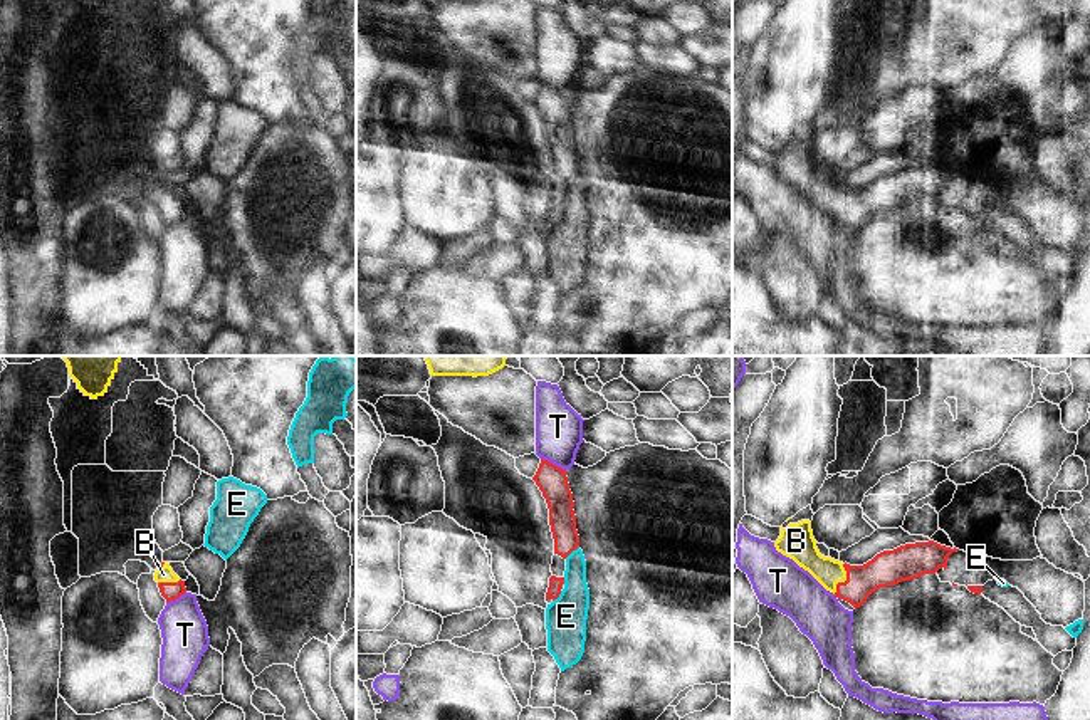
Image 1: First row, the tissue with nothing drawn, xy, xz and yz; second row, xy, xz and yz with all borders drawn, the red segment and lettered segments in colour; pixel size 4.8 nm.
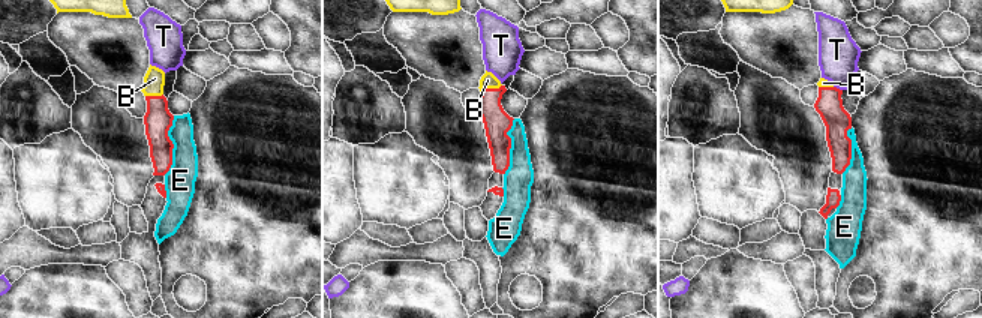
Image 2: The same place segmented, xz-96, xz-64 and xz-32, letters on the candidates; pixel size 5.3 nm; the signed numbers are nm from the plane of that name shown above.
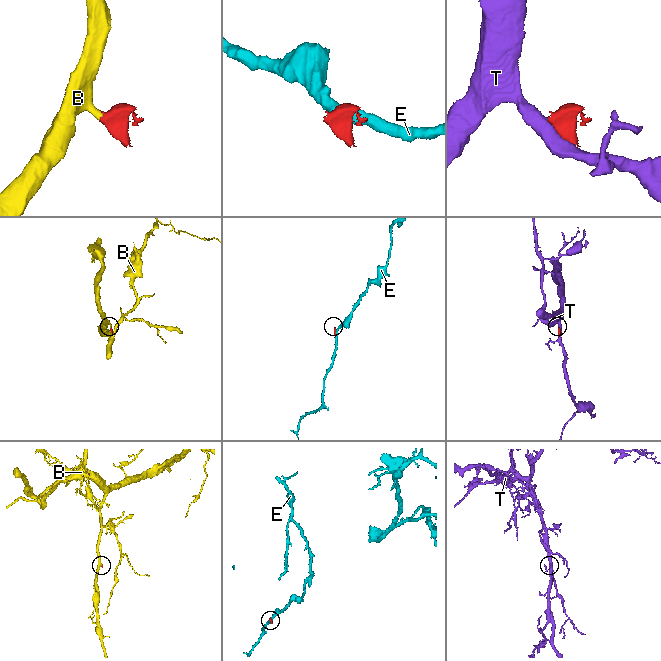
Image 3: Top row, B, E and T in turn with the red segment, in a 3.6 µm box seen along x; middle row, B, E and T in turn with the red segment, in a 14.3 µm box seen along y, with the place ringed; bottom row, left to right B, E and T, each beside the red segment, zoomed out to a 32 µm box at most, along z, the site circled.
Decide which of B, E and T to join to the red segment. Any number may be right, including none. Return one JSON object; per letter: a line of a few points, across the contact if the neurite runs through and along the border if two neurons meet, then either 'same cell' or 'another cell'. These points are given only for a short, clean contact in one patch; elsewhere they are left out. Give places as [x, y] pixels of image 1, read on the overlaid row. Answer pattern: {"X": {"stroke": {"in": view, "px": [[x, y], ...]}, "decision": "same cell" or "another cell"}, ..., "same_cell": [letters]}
{"B": {"stroke": {"in": "yz", "px": [[889, 568], [860, 581], [845, 581], [820, 568], [803, 551]]}, "decision": "same cell"}, "E": {"decision": "another cell"}, "T": {"decision": "another cell"}, "same_cell": ["B"]}

